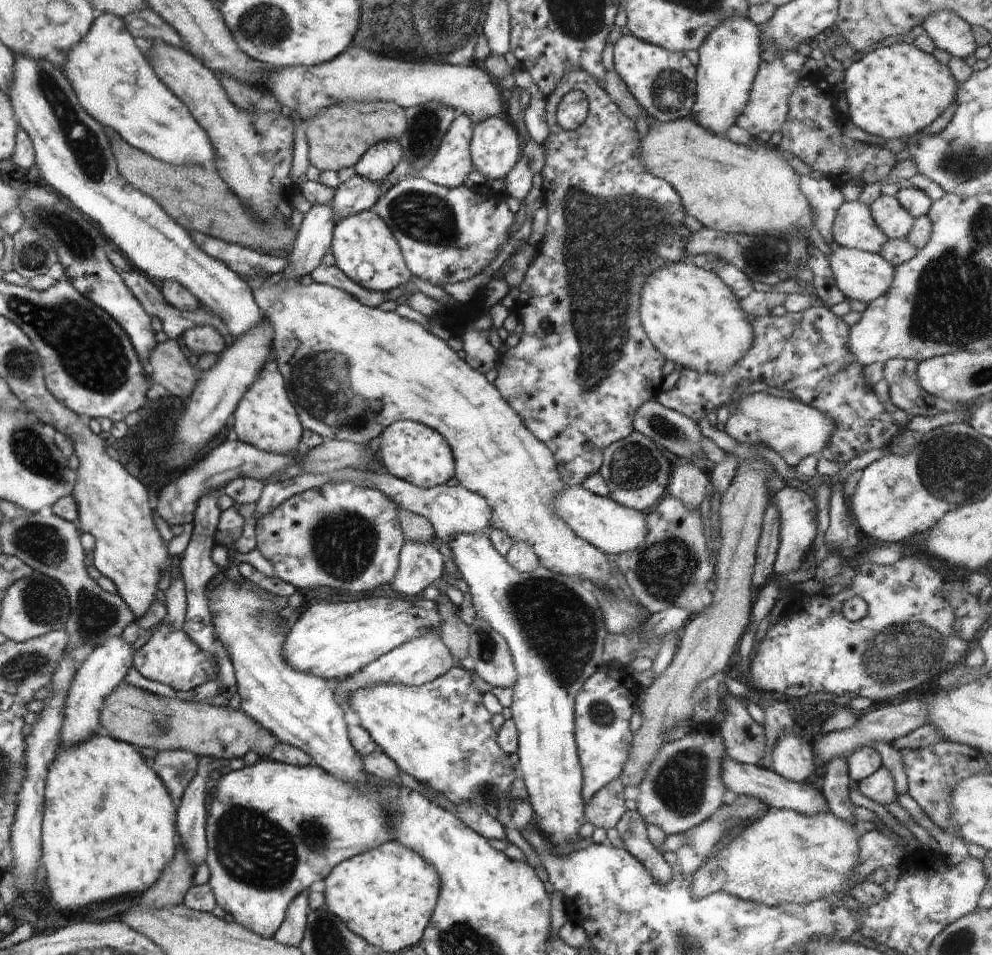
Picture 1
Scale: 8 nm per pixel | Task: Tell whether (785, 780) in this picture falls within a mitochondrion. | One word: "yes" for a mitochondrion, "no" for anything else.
no

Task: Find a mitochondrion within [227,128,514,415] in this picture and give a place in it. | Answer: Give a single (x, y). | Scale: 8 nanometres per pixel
(421, 216)

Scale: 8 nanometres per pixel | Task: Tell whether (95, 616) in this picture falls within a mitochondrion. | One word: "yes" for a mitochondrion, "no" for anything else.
yes

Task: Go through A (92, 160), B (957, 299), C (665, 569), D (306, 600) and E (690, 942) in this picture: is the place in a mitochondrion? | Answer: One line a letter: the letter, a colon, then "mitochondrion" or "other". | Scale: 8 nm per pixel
A: mitochondrion
B: mitochondrion
C: mitochondrion
D: other
E: mitochondrion

